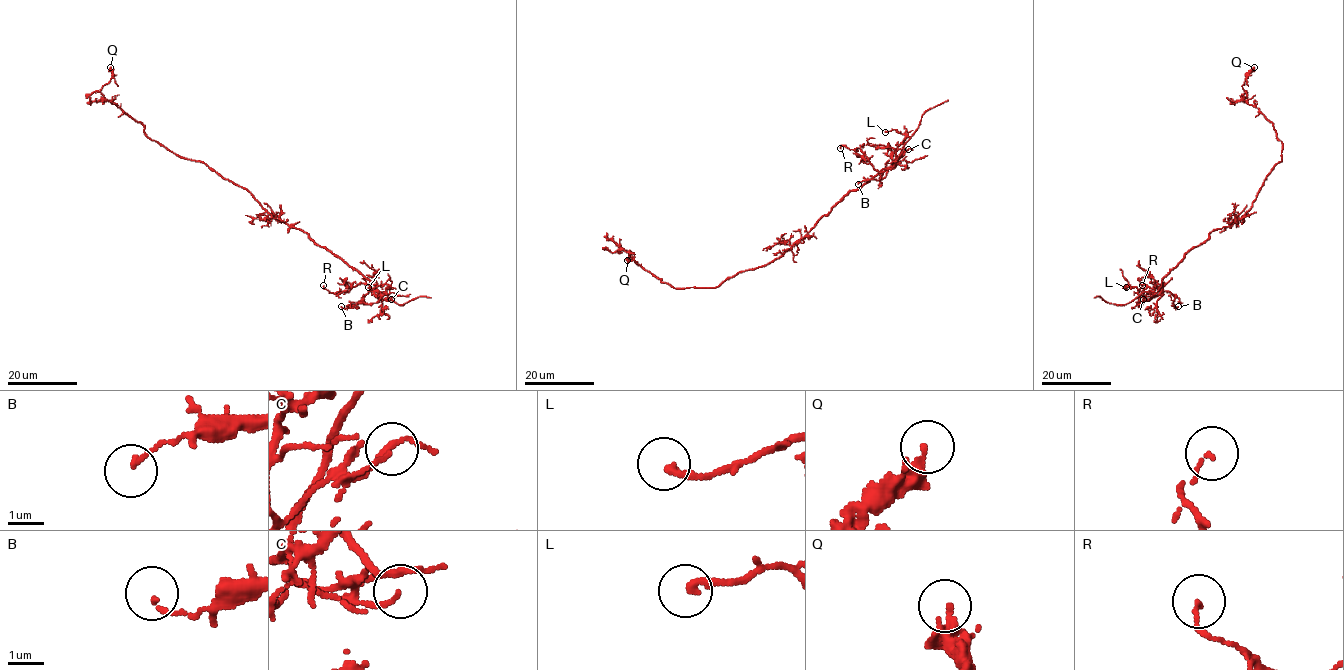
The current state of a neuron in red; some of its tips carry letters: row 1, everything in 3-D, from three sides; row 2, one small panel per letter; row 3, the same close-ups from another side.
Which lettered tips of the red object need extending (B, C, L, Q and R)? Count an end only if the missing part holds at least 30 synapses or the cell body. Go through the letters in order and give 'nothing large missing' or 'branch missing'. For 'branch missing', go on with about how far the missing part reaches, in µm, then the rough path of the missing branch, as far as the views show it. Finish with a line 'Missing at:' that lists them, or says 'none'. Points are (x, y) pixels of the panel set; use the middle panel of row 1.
B: nothing large missing
C: nothing large missing
L: nothing large missing
Q: nothing large missing
R: nothing large missing
Missing at: none

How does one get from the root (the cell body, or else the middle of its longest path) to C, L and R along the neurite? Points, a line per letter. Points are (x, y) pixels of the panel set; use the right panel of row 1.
C: (1251, 208), (1227, 226), (1211, 232), (1204, 242), (1189, 250), (1163, 278), (1161, 292), (1143, 299)
L: (1251, 208), (1189, 250), (1163, 278), (1159, 294), (1142, 296), (1135, 287), (1128, 284), (1126, 287)
R: (1251, 208), (1189, 250), (1163, 278), (1165, 284), (1145, 295), (1140, 290), (1142, 285)

